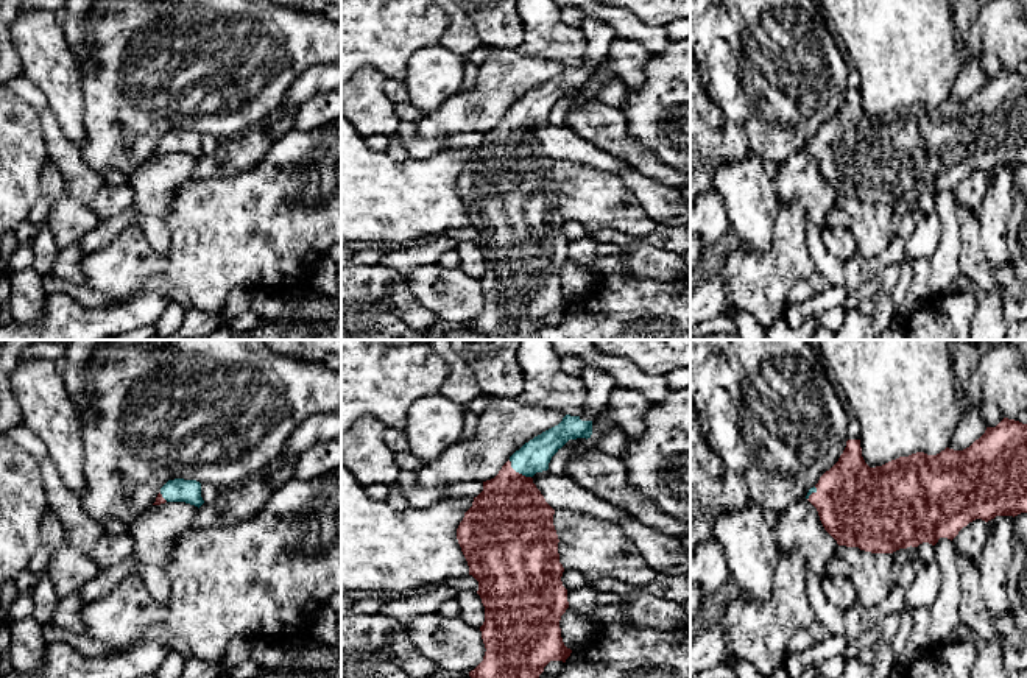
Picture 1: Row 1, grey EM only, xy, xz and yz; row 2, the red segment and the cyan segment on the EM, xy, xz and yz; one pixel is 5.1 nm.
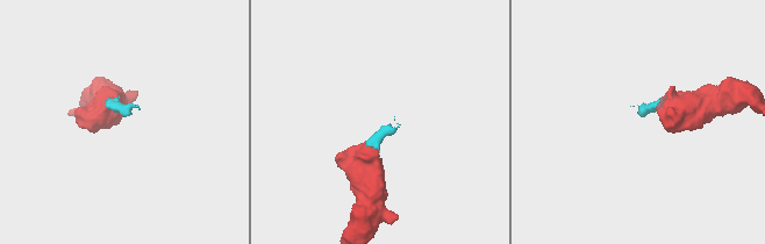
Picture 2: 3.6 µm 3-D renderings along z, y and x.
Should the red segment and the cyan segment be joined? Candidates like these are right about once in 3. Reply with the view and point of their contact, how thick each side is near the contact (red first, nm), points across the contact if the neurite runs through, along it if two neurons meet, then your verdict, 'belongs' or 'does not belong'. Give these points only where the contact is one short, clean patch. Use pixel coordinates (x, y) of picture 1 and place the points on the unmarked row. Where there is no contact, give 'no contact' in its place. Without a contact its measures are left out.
xz (518, 123) | 420/160 nm | across xz (510, 170), (511, 141), (518, 123), (535, 106) | belongs

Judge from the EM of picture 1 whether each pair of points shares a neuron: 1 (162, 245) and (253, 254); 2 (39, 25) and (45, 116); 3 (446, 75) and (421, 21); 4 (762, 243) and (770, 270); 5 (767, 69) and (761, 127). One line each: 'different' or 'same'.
1: different
2: different
3: different
4: different
5: same

